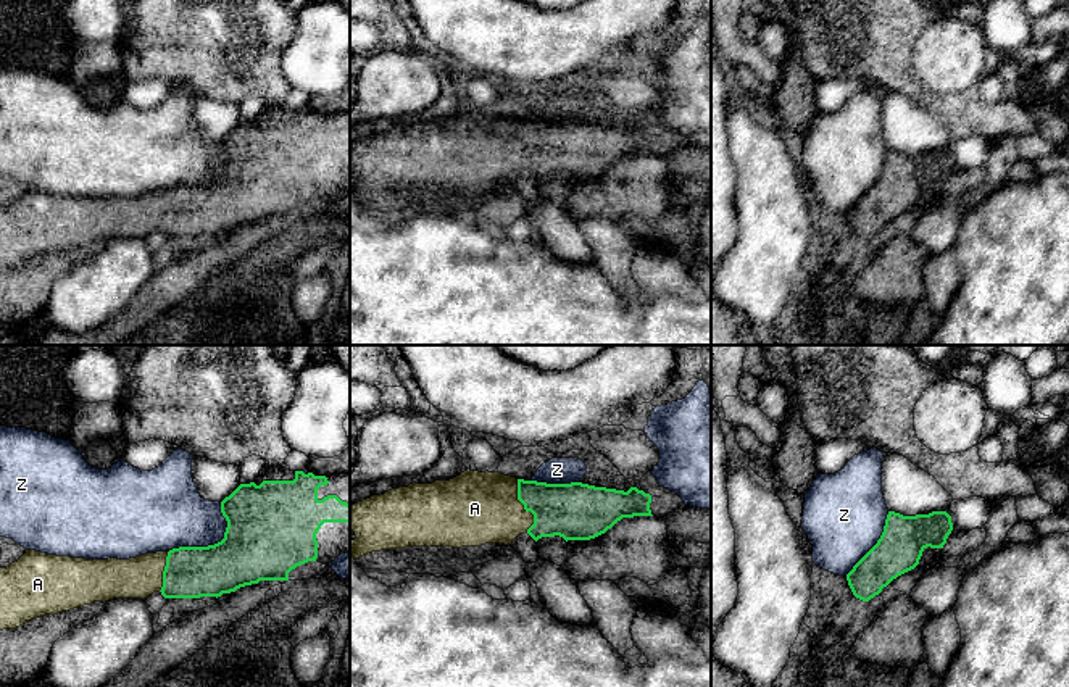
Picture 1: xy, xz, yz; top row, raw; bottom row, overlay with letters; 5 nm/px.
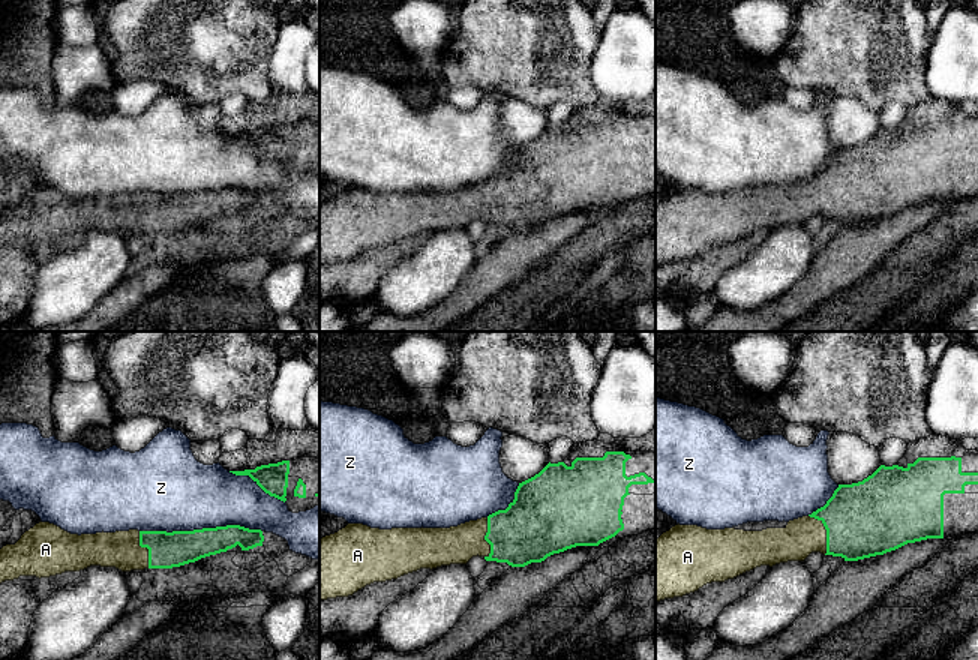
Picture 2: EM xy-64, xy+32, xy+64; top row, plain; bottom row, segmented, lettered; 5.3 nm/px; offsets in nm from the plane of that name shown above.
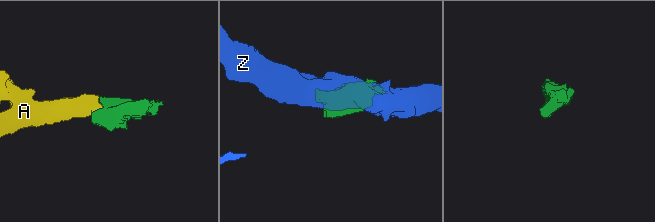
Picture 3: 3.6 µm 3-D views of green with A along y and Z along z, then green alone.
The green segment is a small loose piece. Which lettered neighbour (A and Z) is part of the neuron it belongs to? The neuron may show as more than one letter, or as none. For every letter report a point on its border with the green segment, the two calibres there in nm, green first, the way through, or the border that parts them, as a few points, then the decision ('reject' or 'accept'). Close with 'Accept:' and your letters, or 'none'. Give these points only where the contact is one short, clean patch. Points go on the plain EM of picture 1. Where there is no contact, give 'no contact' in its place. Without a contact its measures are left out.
A: contact xz (524, 145); calibres 280 and 360 nm; way xz (574, 150), (524, 145), (474, 147); accept
Z: contact xy (215, 183); calibres 400 and 320 nm; reject
Accept: A

